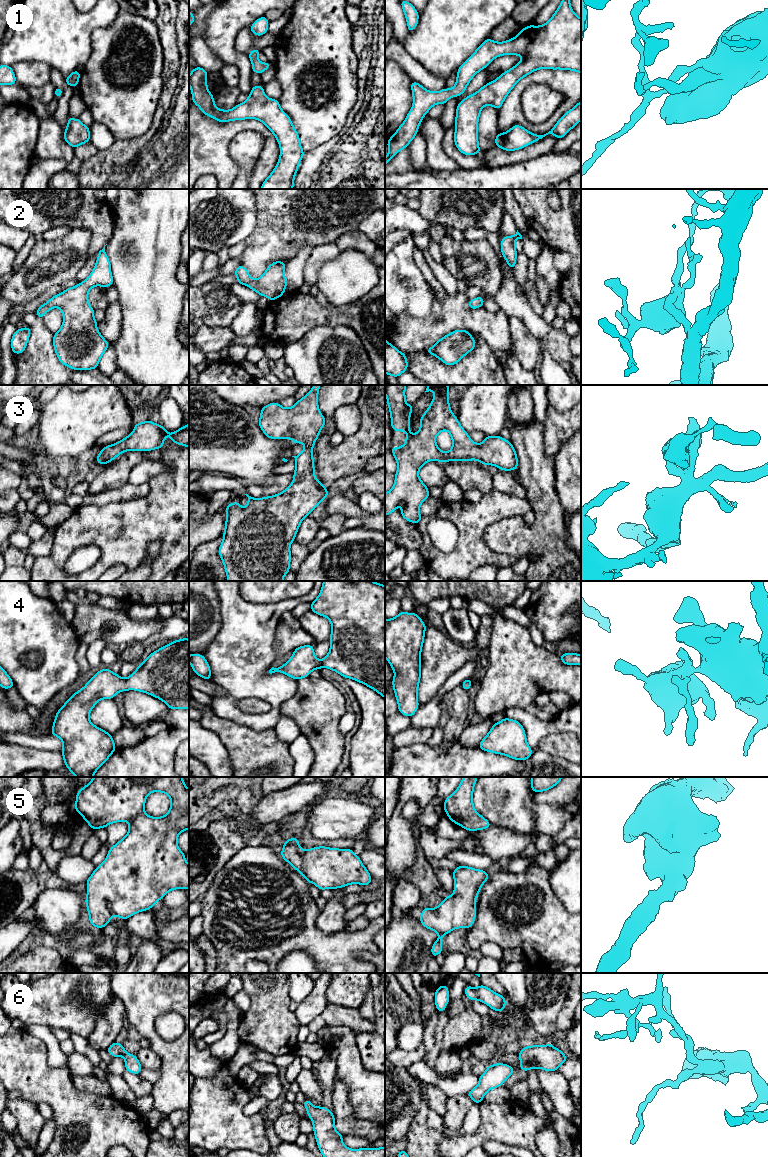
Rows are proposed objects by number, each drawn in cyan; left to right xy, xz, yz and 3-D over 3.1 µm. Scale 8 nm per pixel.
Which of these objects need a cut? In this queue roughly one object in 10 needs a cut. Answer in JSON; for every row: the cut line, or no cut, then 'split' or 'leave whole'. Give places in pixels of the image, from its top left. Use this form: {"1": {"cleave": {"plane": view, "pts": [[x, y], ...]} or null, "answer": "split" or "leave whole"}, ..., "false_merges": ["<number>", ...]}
{"1": {"cleave": null, "answer": "leave whole"}, "2": {"cleave": null, "answer": "leave whole"}, "3": {"cleave": null, "answer": "leave whole"}, "4": {"cleave": null, "answer": "leave whole"}, "5": {"cleave": null, "answer": "leave whole"}, "6": {"cleave": null, "answer": "leave whole"}, "false_merges": []}

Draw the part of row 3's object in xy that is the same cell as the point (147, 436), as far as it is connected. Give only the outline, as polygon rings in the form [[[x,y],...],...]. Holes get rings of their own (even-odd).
[[[150,420],[137,423],[133,427],[134,431],[129,436],[101,449],[96,458],[97,464],[106,465],[125,451],[145,452],[162,449],[166,436],[170,436],[175,444],[189,447],[189,423],[172,433],[168,433],[162,425]]]

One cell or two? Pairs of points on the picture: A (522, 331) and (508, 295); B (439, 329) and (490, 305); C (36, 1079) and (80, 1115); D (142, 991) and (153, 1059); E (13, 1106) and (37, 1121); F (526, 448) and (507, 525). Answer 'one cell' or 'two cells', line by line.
A: two cells
B: two cells
C: one cell
D: two cells
E: one cell
F: one cell

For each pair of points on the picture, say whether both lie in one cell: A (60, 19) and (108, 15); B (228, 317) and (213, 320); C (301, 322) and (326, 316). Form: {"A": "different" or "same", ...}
{"A": "same", "B": "same", "C": "same"}

